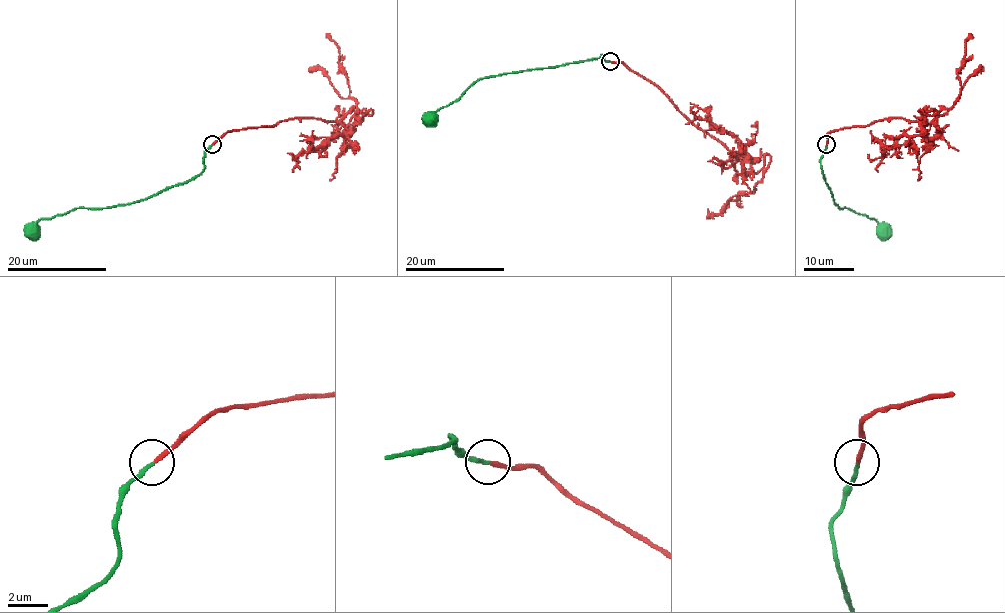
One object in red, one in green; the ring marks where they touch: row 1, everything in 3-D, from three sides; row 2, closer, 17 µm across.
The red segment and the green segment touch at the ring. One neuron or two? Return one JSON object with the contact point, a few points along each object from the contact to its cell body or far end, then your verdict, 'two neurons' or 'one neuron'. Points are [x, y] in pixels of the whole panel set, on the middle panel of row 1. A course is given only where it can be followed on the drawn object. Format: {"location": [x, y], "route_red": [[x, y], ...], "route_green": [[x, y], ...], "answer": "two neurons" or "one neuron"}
{"location": [610, 61], "route_red": [[611, 61], [654, 83], [693, 122], [746, 159], [744, 171], [756, 174], [770, 156], [747, 195], [724, 206]], "route_green": [[611, 61], [602, 55], [477, 79], [457, 99], [440, 108], [434, 118]], "answer": "one neuron"}

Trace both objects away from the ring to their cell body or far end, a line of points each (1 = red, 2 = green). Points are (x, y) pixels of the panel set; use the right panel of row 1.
1: (826, 144), (830, 132), (887, 118), (932, 138), (939, 114), (920, 111), (944, 114), (960, 96), (971, 33)
2: (826, 144), (820, 168), (833, 199), (839, 208), (873, 218), (883, 231)

